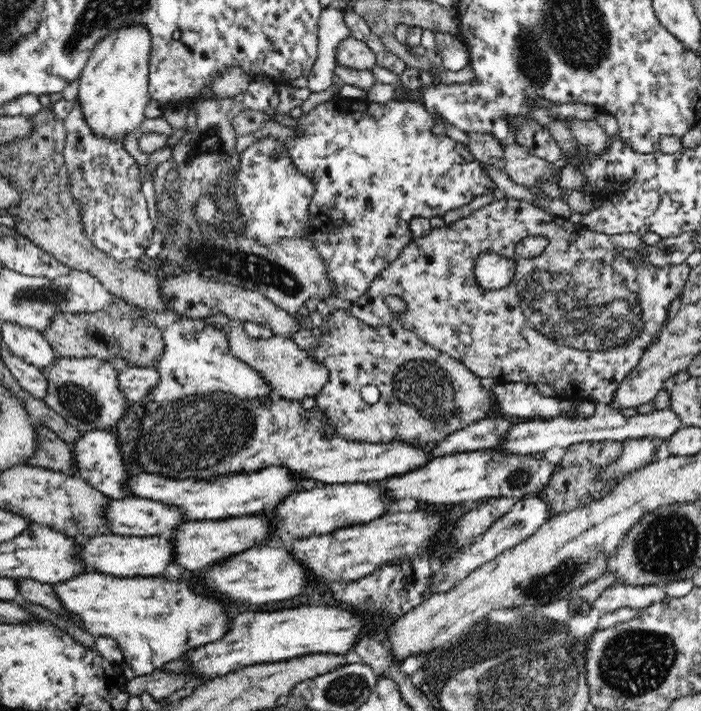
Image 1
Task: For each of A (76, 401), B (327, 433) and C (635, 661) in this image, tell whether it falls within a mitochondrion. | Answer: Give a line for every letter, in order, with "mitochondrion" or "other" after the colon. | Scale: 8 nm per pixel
A: mitochondrion
B: other
C: mitochondrion

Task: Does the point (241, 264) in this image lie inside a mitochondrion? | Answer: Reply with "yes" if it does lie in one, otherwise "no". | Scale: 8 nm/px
yes

